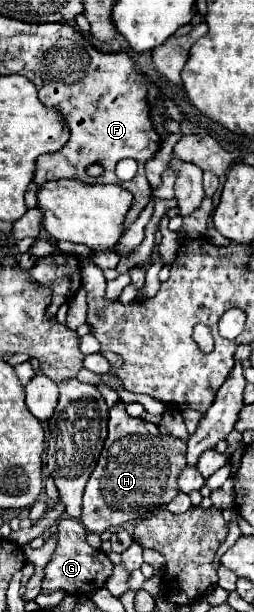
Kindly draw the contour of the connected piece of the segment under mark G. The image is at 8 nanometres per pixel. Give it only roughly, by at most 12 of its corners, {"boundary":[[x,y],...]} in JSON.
{"boundary":[[79,520],[57,524],[59,542],[41,592],[91,594],[113,572]]}

